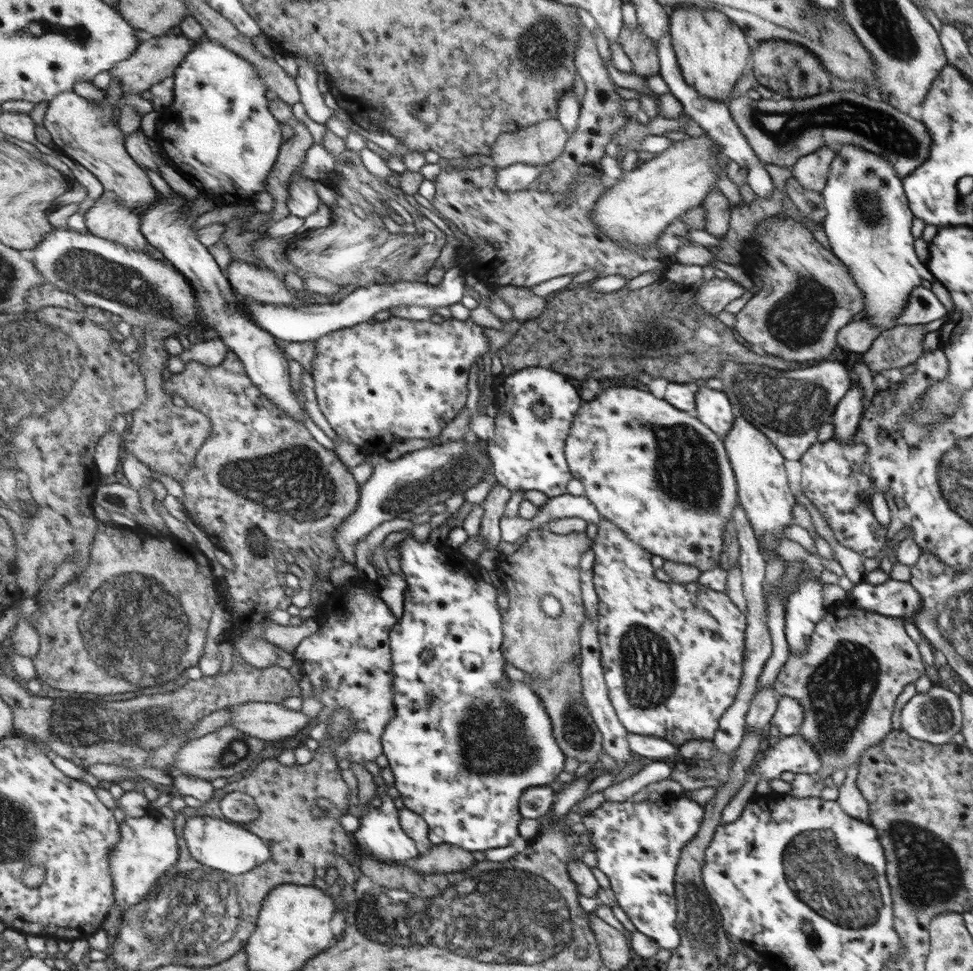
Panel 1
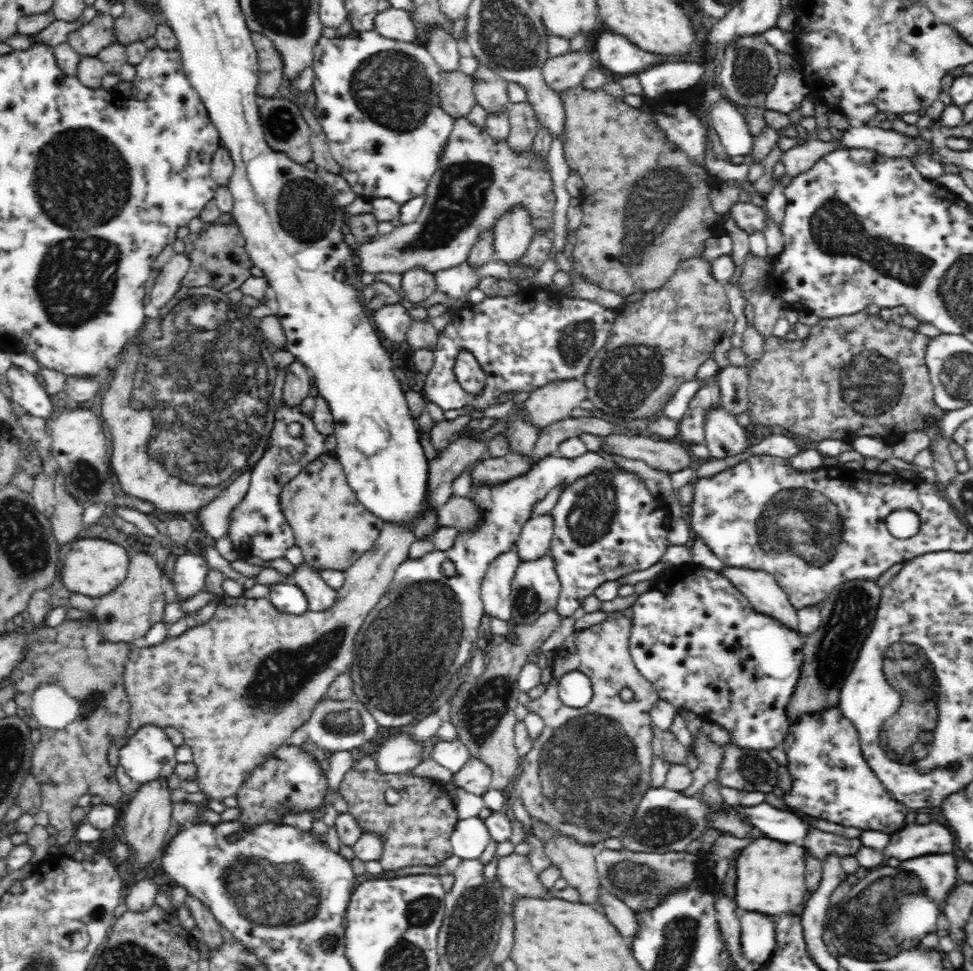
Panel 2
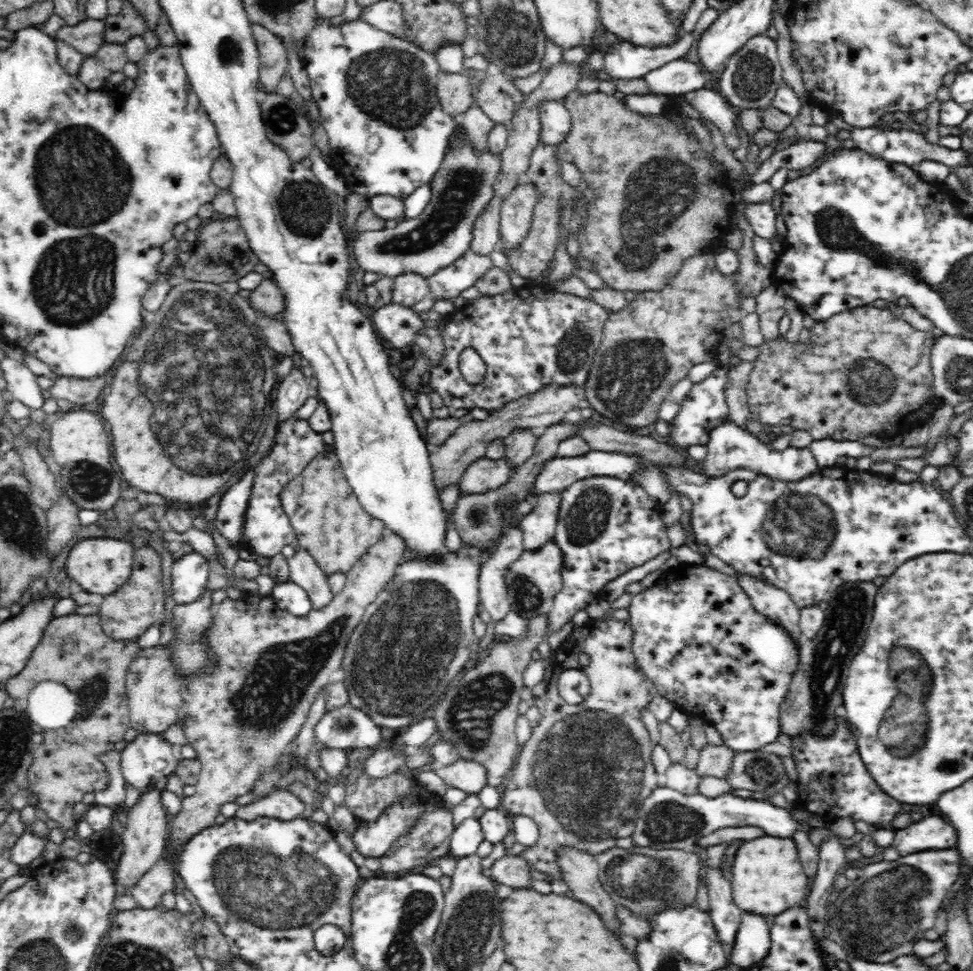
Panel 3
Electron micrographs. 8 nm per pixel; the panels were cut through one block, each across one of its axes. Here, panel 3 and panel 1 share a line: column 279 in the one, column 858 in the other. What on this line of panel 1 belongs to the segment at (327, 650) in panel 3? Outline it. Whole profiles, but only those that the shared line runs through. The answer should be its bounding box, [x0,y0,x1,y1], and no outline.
[773,606,926,771]

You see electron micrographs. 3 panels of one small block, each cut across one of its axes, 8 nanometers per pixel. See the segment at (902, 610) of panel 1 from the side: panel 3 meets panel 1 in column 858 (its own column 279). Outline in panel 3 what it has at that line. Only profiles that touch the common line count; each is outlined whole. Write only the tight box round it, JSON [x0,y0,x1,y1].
[271,580,313,616]

